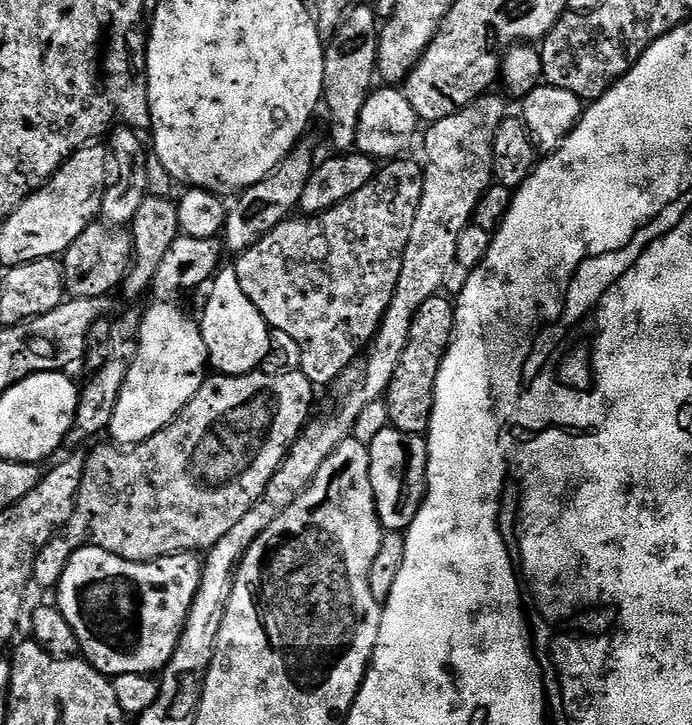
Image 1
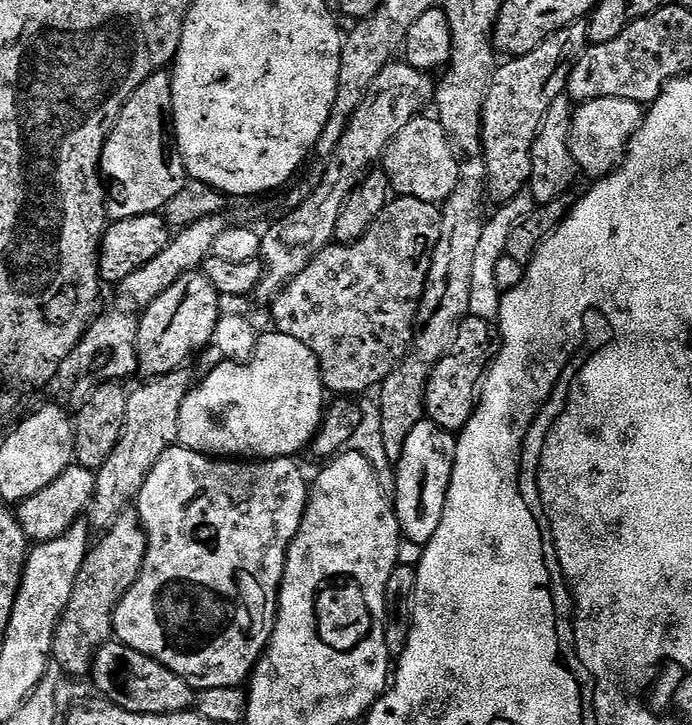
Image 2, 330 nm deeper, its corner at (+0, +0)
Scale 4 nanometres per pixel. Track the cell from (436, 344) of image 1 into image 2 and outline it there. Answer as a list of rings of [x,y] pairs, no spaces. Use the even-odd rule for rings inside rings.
[[[471,314],[459,321],[450,347],[428,375],[428,387],[424,389],[424,411],[427,419],[449,434],[459,433],[466,426],[477,406],[478,389],[497,344],[497,333],[489,321]]]

